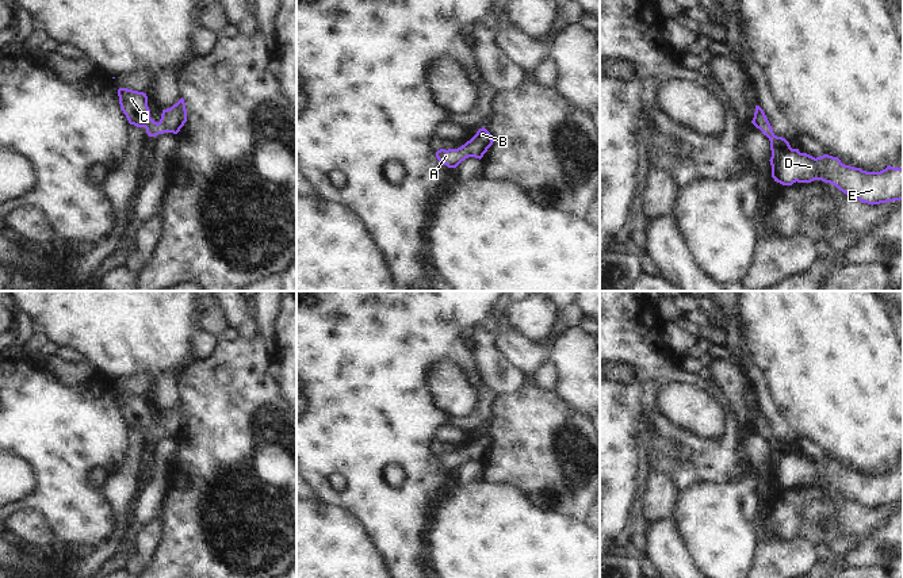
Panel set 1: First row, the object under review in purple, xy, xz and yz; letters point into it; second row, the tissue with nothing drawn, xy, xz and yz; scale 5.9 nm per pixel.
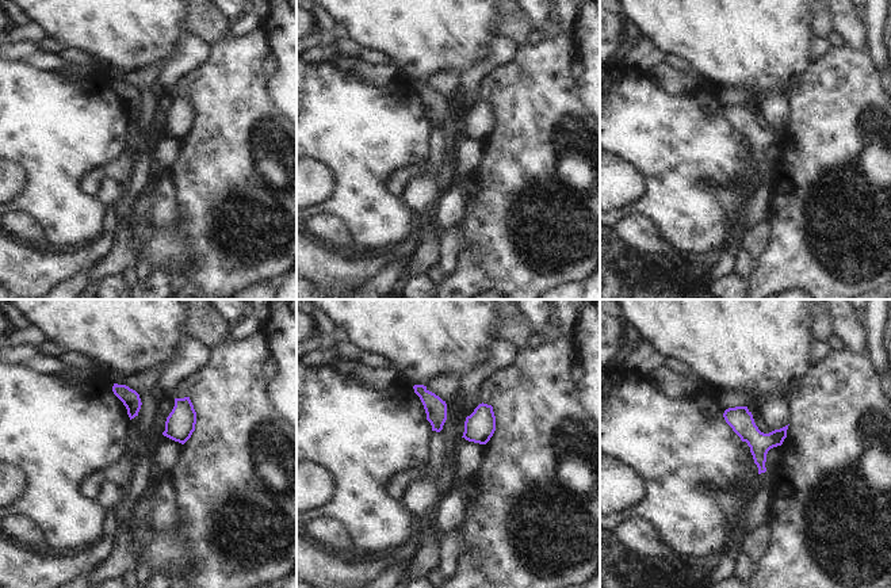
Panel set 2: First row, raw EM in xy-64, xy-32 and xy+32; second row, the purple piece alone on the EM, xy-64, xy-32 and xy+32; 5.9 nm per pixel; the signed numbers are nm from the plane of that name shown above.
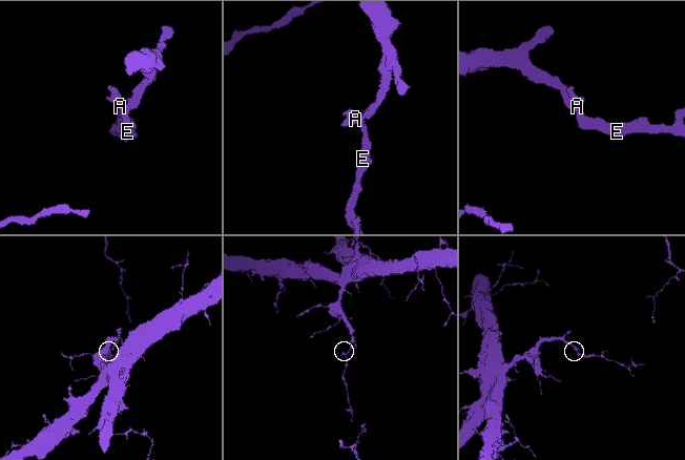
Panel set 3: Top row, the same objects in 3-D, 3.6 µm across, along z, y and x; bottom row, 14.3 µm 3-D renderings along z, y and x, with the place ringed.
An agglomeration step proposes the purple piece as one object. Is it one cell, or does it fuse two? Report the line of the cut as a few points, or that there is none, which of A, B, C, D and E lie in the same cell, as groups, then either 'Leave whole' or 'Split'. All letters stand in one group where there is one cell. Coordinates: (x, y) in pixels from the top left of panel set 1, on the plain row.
No split. Groups: A B C D E. Leave whole.

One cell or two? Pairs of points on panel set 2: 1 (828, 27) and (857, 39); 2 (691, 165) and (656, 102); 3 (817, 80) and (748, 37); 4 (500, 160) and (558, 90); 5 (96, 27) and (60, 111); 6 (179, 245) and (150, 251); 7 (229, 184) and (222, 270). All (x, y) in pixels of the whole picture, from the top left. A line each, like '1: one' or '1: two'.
1: two
2: one
3: two
4: one
5: two
6: one
7: one

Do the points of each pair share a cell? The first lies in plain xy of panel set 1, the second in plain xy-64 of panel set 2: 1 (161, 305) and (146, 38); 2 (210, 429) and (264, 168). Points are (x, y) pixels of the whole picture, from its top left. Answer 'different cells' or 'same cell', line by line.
1: same cell
2: same cell

